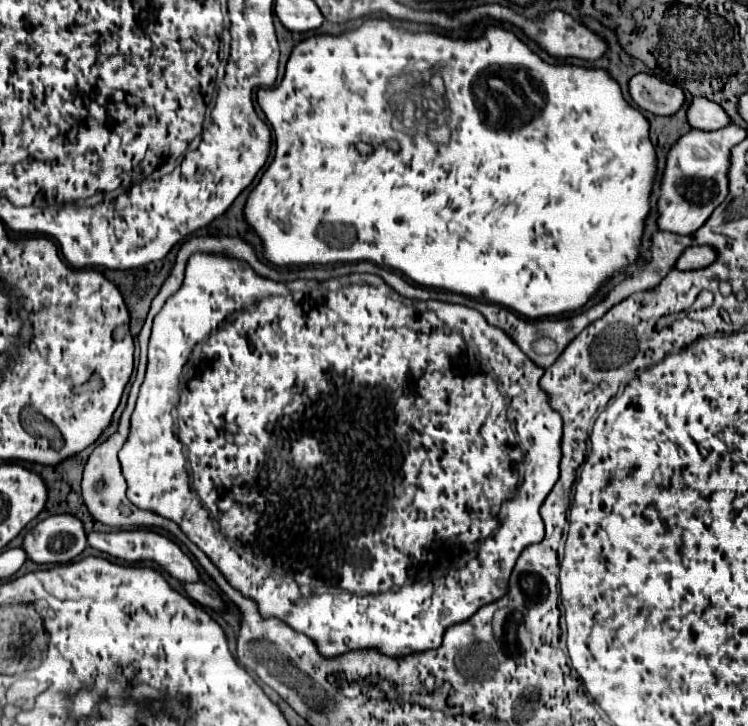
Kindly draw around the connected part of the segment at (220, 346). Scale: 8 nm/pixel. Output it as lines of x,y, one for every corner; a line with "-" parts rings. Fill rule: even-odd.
196,253
196,255
192,255
192,259
190,259
190,261
188,261
188,265
186,265
186,277
184,277
184,283
182,283
182,287
180,287
180,291
178,291
178,293
174,293
174,297
170,297
170,299
168,299
168,301
166,301
166,305
164,305
164,307
162,307
162,311
160,311
160,313
158,313
158,315
156,315
156,317
154,317
154,327
152,327
152,337
150,337
150,345
148,345
148,369
146,369
146,379
144,379
144,383
142,383
142,387
140,387
140,395
138,395
138,401
136,401
136,409
134,409
134,413
132,413
132,423
130,423
130,433
128,433
128,439
126,439
126,443
124,443
124,445
122,445
122,449
120,449
120,463
122,463
122,473
124,473
124,477
126,477
126,483
128,483
128,499
130,499
130,501
132,501
132,503
134,503
134,505
136,505
136,507
140,507
140,509
150,509
150,511
154,511
154,513
158,513
158,515
162,515
162,517
168,517
168,519
172,519
172,521
176,521
176,523
178,523
178,525
180,525
180,527
182,527
182,531
184,531
184,533
186,533
186,535
188,535
188,537
190,537
190,539
192,539
192,541
194,541
194,543
196,543
196,545
198,545
198,547
200,547
200,549
202,549
202,551
204,551
204,553
206,553
206,555
208,555
208,557
210,557
210,559
212,559
212,561
214,561
214,565
216,565
216,567
220,567
220,571
222,571
222,573
224,573
224,575
226,575
226,579
230,579
230,583
232,583
232,585
234,585
234,587
238,587
238,589
240,589
240,591
242,591
242,593
244,593
244,595
246,595
246,597
252,597
252,599
254,599
254,601
256,601
256,603
258,603
258,607
260,607
260,611
262,611
262,615
268,615
268,617
278,617
278,619
282,619
282,621
284,621
284,623
288,623
288,625
290,625
290,627
294,627
294,629
296,629
296,631
302,631
302,633
304,633
304,635
308,635
308,637
310,637
310,639
314,639
314,641
316,641
316,643
318,643
318,649
320,649
320,651
322,651
322,655
326,655
326,657
330,657
330,655
340,655
340,653
344,653
344,651
350,651
350,649
364,649
364,647
378,647
378,649
380,649
380,651
382,651
382,653
386,653
386,655
390,655
390,657
402,657
402,655
408,655
408,653
414,653
414,651
426,651
426,649
434,649
434,647
440,647
440,643
442,643
442,635
444,635
444,631
446,631
446,629
448,629
448,627
450,627
450,625
454,625
454,623
460,623
460,621
466,621
466,619
468,619
468,617
472,617
472,615
474,615
474,613
476,613
476,611
478,611
478,609
480,609
480,607
482,607
482,605
486,605
486,603
490,603
490,601
496,601
496,599
500,599
500,597
502,597
502,595
504,595
504,593
506,593
506,587
508,587
508,577
510,577
510,571
512,571
512,567
514,567
514,563
516,563
516,559
518,559
518,555
520,555
520,553
522,553
522,549
524,549
524,547
528,547
528,545
532,545
532,543
538,543
538,541
540,541
540,539
542,539
542,535
544,535
544,534
545,534
545,530
544,530
544,523
543,523
543,520
542,520
542,517
540,517
540,513
538,513
538,509
540,509
540,505
542,505
542,503
544,503
544,499
546,499
546,497
547,497
547,496
548,496
548,494
549,494
549,493
550,493
550,491
552,491
552,487
554,487
554,485
555,485
555,483
556,483
556,481
558,481
558,473
560,473
560,469
558,469
558,467
560,467
560,455
562,455
562,451
560,451
560,439
562,439
562,419
560,419
560,415
558,415
558,413
554,413
554,411
552,411
552,407
550,407
550,405
548,405
548,403
546,403
546,393
542,393
542,391
540,391
540,387
538,387
538,381
540,381
540,377
542,377
542,373
544,373
544,371
542,371
542,369
540,369
540,367
536,367
536,365
534,365
534,363
530,363
530,359
526,359
526,355
522,355
522,351
518,351
518,347
516,347
516,345
514,345
514,343
512,343
512,339
510,339
510,337
508,337
508,335
506,335
506,333
504,333
504,331
500,331
500,329
496,329
496,327
490,327
490,325
488,325
488,323
486,323
486,319
482,319
482,315
480,315
480,313
478,313
478,311
474,311
474,309
468,309
468,307
458,307
458,305
454,305
454,307
452,307
452,305
446,305
446,303
440,303
440,301
426,301
426,303
421,303
421,301
410,301
410,303
408,303
408,301
406,301
406,299
404,299
404,297
400,297
400,295
398,295
398,293
396,293
396,291
394,291
394,289
390,289
390,287
388,287
388,285
384,285
384,283
382,283
382,281
380,281
380,287
372,287
372,285
349,285
349,282
351,282
351,277
353,277
353,280
354,280
354,274
358,274
358,273
353,273
353,275
352,275
352,274
350,274
350,275
347,275
347,276
342,276
342,277
335,277
335,278
332,278
332,279
329,279
329,280
328,280
328,281
325,281
325,282
324,282
324,283
323,283
323,284
321,284
321,287
320,287
320,285
318,285
318,283
316,283
316,285
302,285
302,283
300,283
300,281
298,281
298,283
294,283
294,291
290,291
290,289
288,289
288,283
274,283
274,281
268,281
268,279
262,279
262,277
260,277
260,275
254,275
254,271
250,271
250,267
248,267
248,263
242,263
242,261
240,261
240,259
226,259
226,257
224,257
224,255
202,255
202,253
-
414,306
415,306
415,307
422,307
422,309
428,309
428,311
424,311
424,313
420,313
420,311
416,311
416,309
414,309
-
204,339
206,339
206,343
204,343
204,347
202,347
202,359
200,359
200,361
196,361
196,363
194,363
194,361
192,361
192,359
190,359
190,357
192,357
192,349
194,349
194,347
196,347
196,345
198,345
198,343
202,343
202,341
204,341
-
310,387
314,387
314,389
316,389
316,393
318,393
318,391
320,391
320,393
326,393
326,391
330,391
330,399
310,399
-
176,405
178,405
178,415
180,415
180,419
178,419
178,427
180,427
180,435
178,435
178,437
180,437
180,441
182,441
182,443
184,443
184,447
186,447
186,457
188,457
188,463
190,463
190,469
192,469
192,483
194,483
194,487
190,487
190,477
188,477
188,471
186,471
186,457
184,457
184,449
182,449
182,443
178,443
178,437
176,437
176,435
174,435
174,419
172,419
172,411
174,411
174,409
176,409
-
236,431
238,431
238,465
236,465
236,461
234,461
234,459
236,459
236,445
230,445
230,449
228,449
228,447
226,447
226,449
224,449
224,445
226,445
226,443
224,443
224,435
230,435
230,437
232,437
232,433
236,433
-
280,459
282,459
282,465
286,465
286,463
288,463
288,459
292,459
292,471
294,471
294,473
292,473
292,475
290,475
290,477
284,477
284,475
280,475
280,473
278,473
278,469
276,469
276,465
278,465
278,461
280,461

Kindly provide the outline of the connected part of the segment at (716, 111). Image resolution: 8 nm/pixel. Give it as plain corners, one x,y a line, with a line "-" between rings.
694,97
694,101
688,107
688,123
694,129
712,131
712,129
728,127
732,121
730,115
718,103
706,97

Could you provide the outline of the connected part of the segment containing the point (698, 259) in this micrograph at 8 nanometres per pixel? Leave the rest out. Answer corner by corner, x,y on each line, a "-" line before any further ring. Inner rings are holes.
696,245
696,247
690,247
682,253
682,257
678,259
676,263
676,269
682,269
682,271
690,271
690,269
702,269
702,267
708,267
710,263
714,263
718,257
718,251
710,245

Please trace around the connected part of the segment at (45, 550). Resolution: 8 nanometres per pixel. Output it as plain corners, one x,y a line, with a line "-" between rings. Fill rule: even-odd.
52,515
26,533
22,547
38,565
68,563
86,549
86,531
76,515

